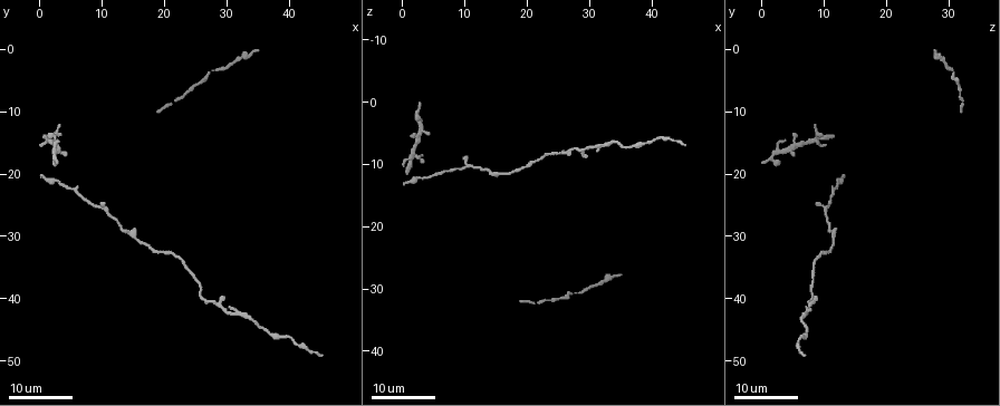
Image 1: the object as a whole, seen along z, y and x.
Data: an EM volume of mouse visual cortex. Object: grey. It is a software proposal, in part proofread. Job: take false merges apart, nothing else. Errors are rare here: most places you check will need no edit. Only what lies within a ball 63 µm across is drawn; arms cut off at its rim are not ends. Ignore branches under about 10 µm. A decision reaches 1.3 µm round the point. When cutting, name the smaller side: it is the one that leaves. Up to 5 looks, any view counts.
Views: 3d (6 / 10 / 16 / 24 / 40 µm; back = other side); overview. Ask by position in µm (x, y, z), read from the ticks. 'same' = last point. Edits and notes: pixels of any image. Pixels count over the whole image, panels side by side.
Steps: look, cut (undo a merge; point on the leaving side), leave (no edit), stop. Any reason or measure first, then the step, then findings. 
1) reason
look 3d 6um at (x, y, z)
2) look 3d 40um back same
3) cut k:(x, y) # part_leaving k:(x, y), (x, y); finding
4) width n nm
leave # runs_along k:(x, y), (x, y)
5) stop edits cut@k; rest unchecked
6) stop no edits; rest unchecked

look 3d 16um at (7.5, 24.5, 11.0)

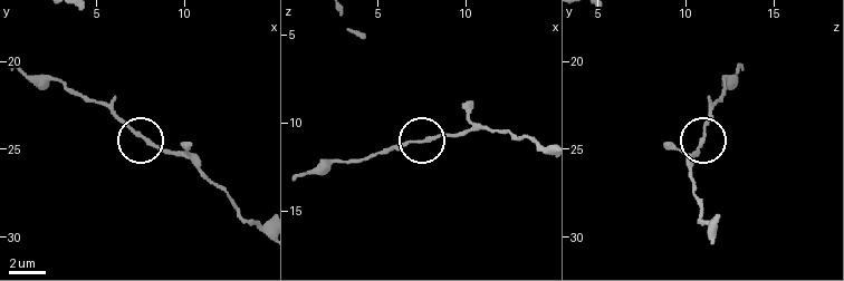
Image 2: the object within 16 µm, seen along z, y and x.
closer look
look 3d 10um at (7.3, 24.1, 11.3)

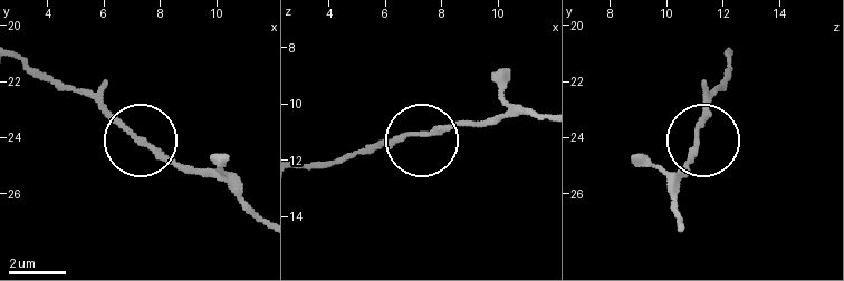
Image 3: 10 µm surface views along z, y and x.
width 170 nm
leave # all the same neuron

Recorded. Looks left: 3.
thin arm on a thick one
look 3d 24um at (28.0, 41.0, 7.5)

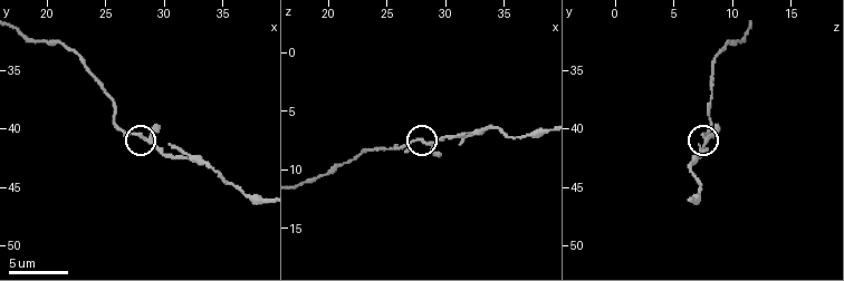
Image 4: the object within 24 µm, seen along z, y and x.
look 3d 6um at (28.2, 40.6, 7.6)

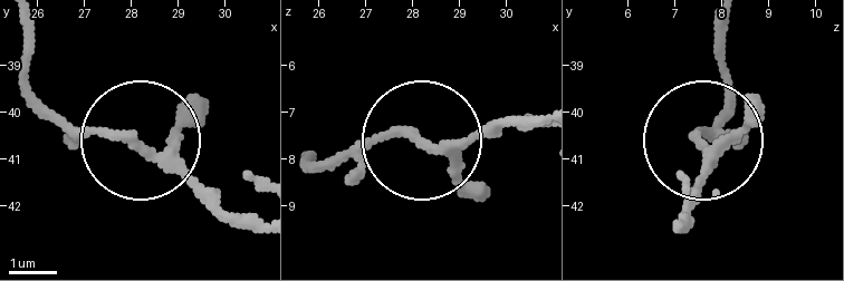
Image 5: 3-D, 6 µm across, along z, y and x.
width 170 nm
leave # runs_along 5:(725, 19), (725, 90), (700, 127), (689, 231); one neuron here

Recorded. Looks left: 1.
stop no edits; rest unchecked

